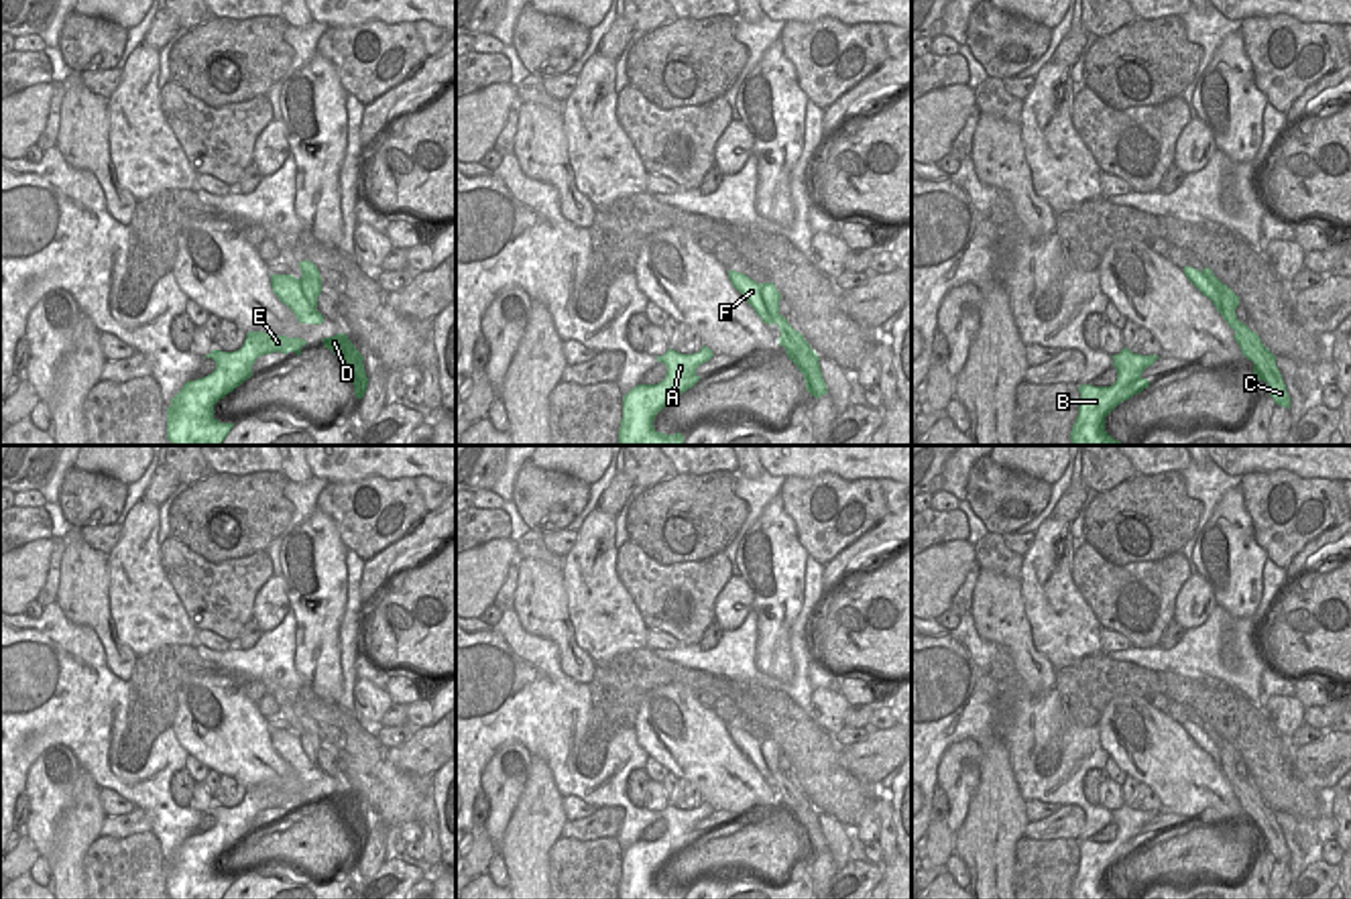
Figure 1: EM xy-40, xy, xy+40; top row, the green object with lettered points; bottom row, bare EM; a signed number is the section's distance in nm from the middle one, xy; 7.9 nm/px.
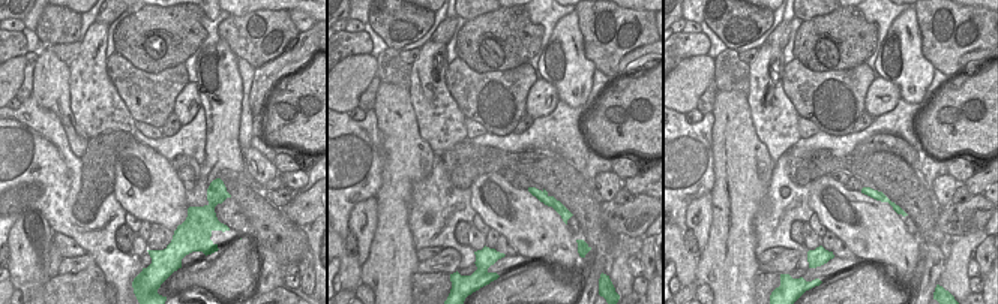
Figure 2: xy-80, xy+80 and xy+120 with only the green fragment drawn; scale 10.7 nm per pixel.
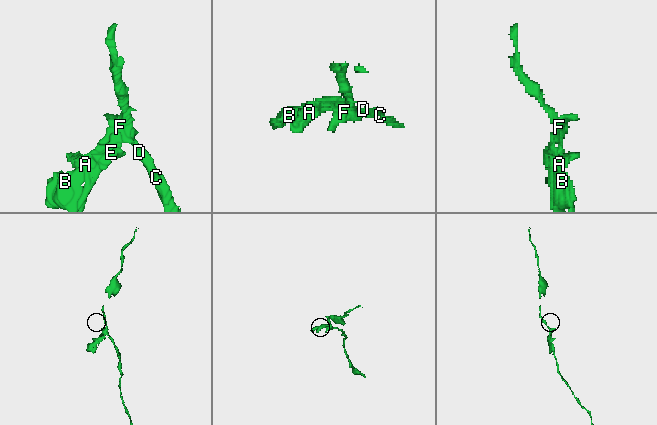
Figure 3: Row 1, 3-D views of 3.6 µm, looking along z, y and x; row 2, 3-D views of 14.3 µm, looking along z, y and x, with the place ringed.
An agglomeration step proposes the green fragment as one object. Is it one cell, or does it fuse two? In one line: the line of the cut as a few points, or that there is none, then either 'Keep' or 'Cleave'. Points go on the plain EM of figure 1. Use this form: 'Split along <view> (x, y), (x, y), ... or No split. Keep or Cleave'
Split along xy+40 (1203, 727), (1217, 747), (1219, 767). Cleave

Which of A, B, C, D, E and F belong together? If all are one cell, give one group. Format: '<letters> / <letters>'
A B E F / C D

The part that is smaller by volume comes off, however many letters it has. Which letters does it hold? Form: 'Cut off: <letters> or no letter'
Cut off: A, B, E, F

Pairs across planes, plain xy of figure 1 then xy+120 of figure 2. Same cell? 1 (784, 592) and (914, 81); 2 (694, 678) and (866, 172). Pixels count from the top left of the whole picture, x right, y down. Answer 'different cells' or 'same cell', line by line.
1: same cell
2: same cell

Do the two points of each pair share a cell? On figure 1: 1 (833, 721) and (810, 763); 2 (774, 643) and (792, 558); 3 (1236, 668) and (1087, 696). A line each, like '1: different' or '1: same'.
1: different
2: same
3: different

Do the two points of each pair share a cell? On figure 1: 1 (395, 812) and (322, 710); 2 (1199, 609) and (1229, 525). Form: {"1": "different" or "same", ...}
{"1": "same", "2": "different"}

